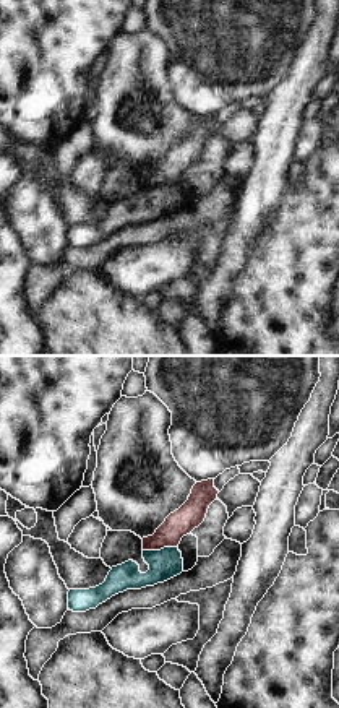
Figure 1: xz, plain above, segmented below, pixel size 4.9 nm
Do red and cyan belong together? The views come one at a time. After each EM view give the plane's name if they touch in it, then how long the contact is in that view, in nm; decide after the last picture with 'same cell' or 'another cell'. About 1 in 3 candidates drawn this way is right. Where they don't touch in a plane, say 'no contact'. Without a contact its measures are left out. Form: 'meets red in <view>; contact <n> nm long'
meets red in xz; contact 180 nm long

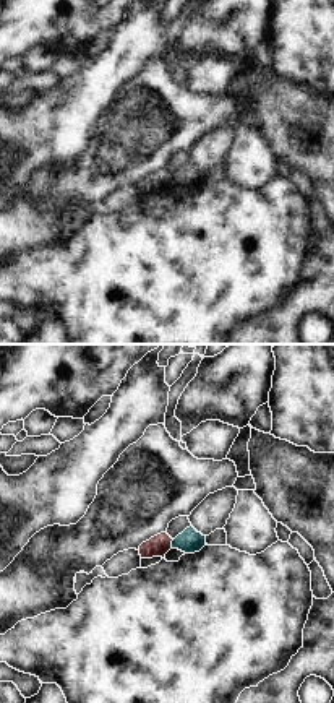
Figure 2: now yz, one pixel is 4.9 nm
meets red in yz; contact 50 nm long

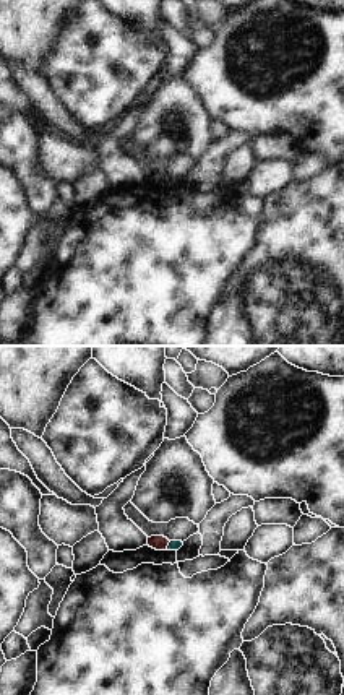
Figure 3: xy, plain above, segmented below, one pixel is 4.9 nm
meets red in xy; contact 50 nm long

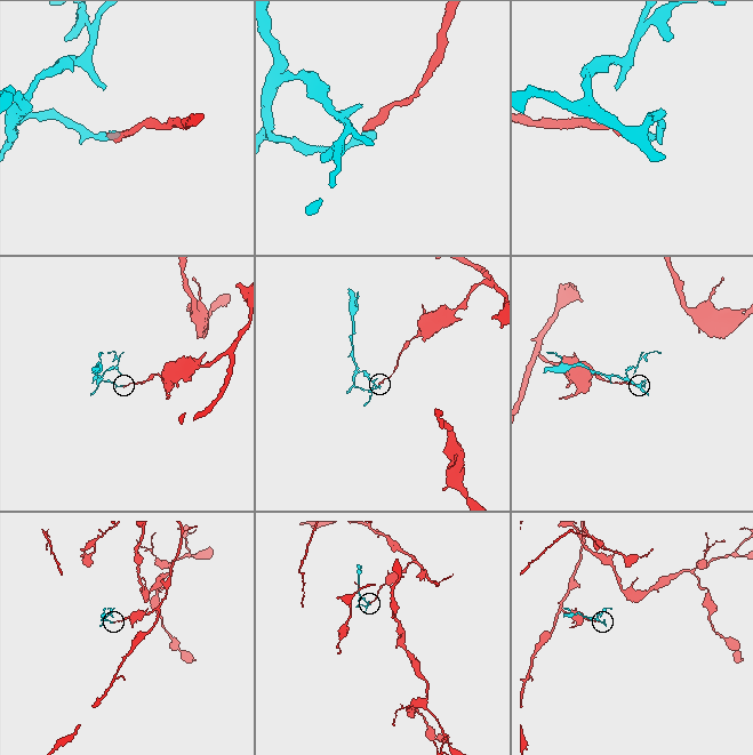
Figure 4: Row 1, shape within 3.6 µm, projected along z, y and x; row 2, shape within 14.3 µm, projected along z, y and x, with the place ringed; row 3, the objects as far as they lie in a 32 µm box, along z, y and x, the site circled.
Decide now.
another cell

